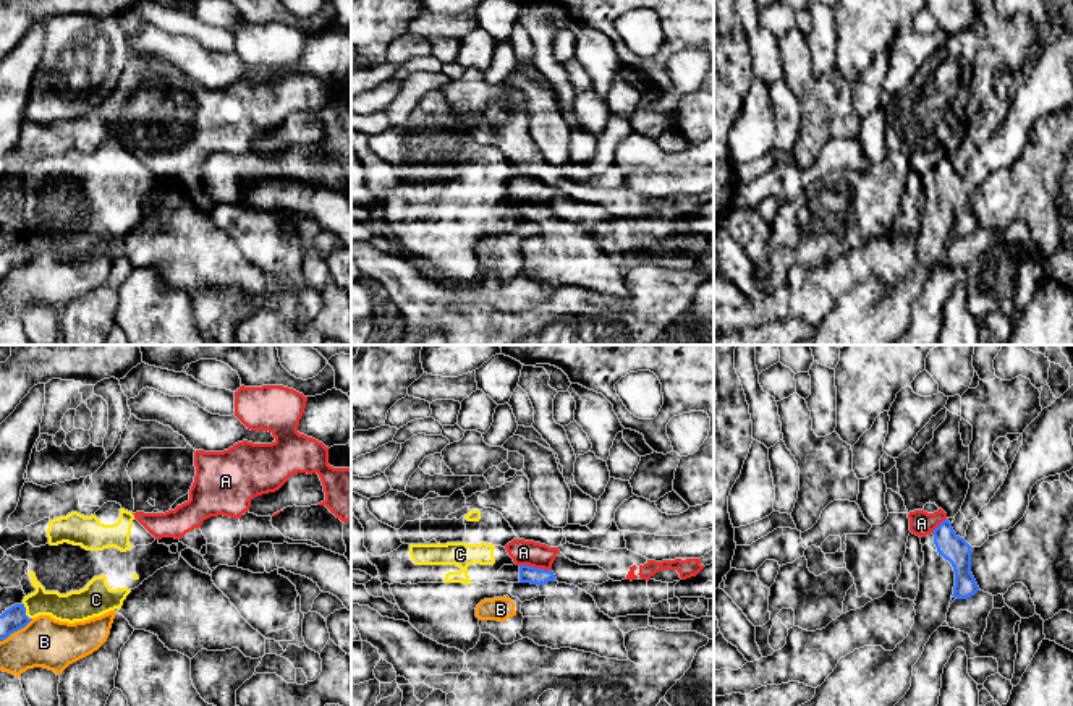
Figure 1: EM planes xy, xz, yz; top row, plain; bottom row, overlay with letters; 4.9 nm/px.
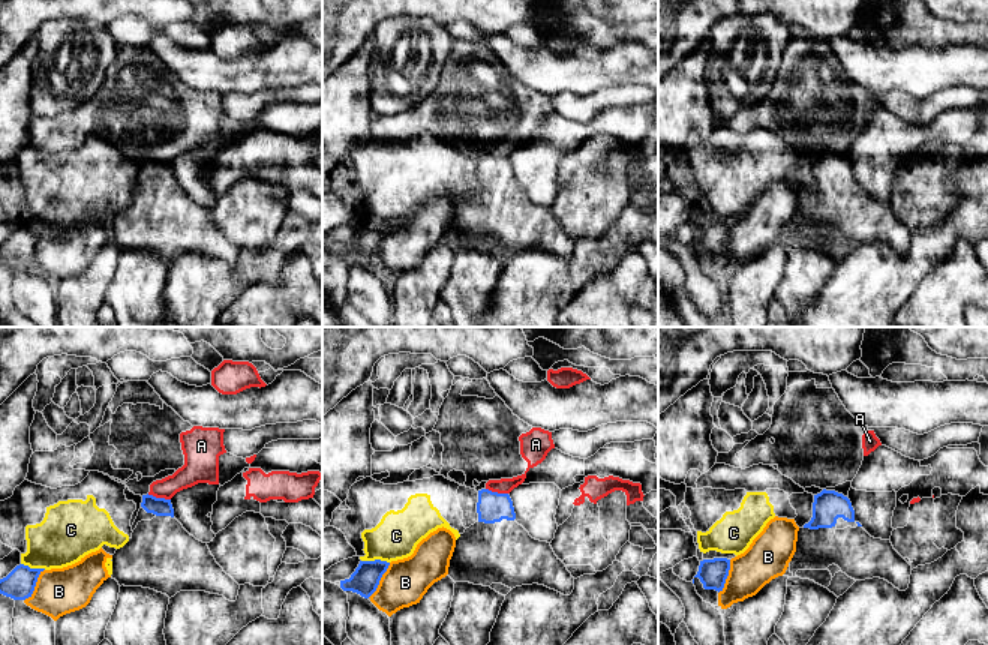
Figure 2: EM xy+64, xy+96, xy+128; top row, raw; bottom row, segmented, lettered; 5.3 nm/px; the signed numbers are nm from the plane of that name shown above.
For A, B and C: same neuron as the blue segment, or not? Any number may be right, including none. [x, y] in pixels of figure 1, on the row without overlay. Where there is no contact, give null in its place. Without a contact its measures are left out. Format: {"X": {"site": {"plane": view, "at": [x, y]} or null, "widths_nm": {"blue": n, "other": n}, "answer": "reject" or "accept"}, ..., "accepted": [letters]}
{"A": {"site": {"plane": "xz", "at": [536, 206]}, "widths_nm": {"blue": 80, "other": 130}, "answer": "reject"}, "B": {"site": {"plane": "xy", "at": [16, 267]}, "widths_nm": {"blue": 120, "other": 240}, "answer": "reject"}, "C": {"site": {"plane": "xy", "at": [25, 248]}, "widths_nm": {"blue": 120, "other": 160}, "answer": "reject"}, "accepted": []}

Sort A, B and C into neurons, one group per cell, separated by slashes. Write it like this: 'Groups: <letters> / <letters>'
Groups: A / B / C

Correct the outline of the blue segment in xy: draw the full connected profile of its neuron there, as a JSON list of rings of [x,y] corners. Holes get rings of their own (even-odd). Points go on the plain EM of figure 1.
[[[15,241],[0,253],[0,279],[24,266],[32,256],[26,253],[24,241]]]

